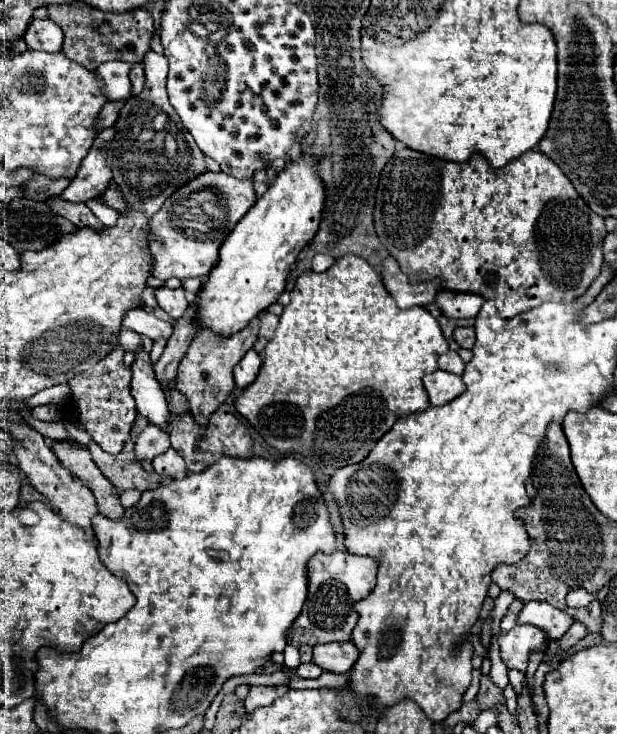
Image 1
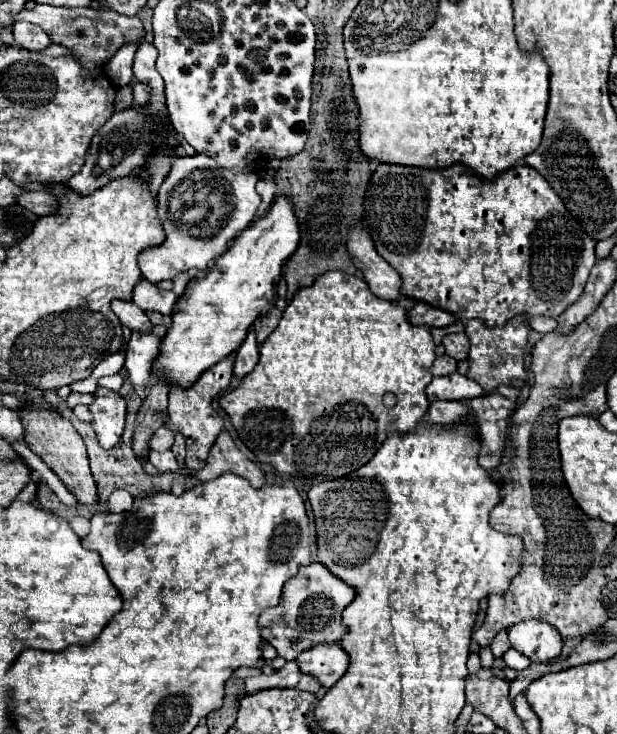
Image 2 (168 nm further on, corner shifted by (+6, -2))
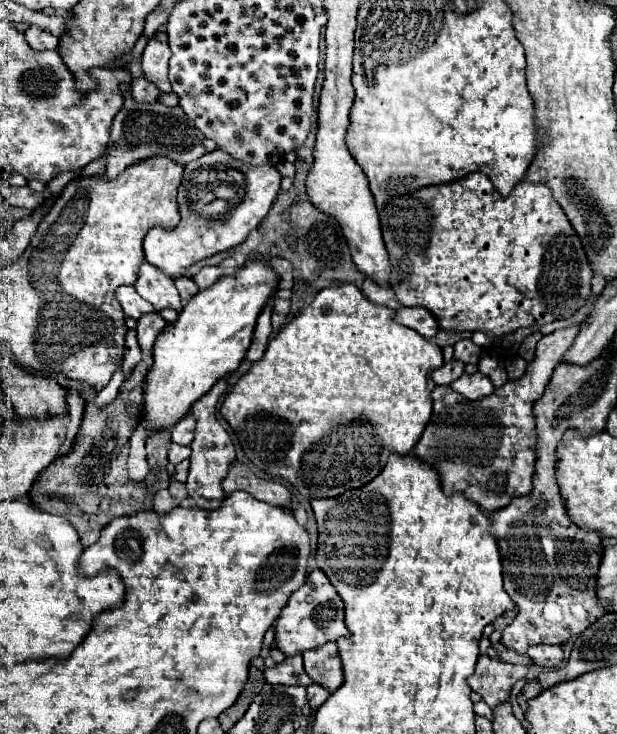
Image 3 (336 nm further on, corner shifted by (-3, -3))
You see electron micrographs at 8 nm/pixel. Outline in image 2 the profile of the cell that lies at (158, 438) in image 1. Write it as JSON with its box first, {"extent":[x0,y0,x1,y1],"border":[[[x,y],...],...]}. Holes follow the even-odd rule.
{"extent":[150,426,174,452],"border":[[[162,426],[162,428],[158,428],[158,430],[152,434],[152,438],[150,438],[150,450],[164,452],[164,450],[168,450],[168,448],[172,446],[172,442],[174,442],[172,430],[170,430],[168,426]]]}

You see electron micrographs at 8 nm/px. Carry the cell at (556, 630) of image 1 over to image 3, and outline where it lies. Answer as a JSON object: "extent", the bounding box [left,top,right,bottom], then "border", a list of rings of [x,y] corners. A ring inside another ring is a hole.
{"extent":[527,645,563,669],"border":[[[539,645],[539,647],[531,647],[527,651],[527,655],[531,657],[531,661],[539,667],[549,667],[555,669],[561,665],[563,661],[563,649],[559,645]]]}

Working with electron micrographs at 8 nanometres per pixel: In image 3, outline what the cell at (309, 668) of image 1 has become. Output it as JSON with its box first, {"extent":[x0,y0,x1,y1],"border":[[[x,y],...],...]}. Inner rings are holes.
{"extent":[307,685,329,713],"border":[[[309,685],[307,687],[307,701],[309,701],[309,707],[311,707],[311,713],[315,713],[329,697],[329,691],[325,687],[319,687],[319,685]]]}

